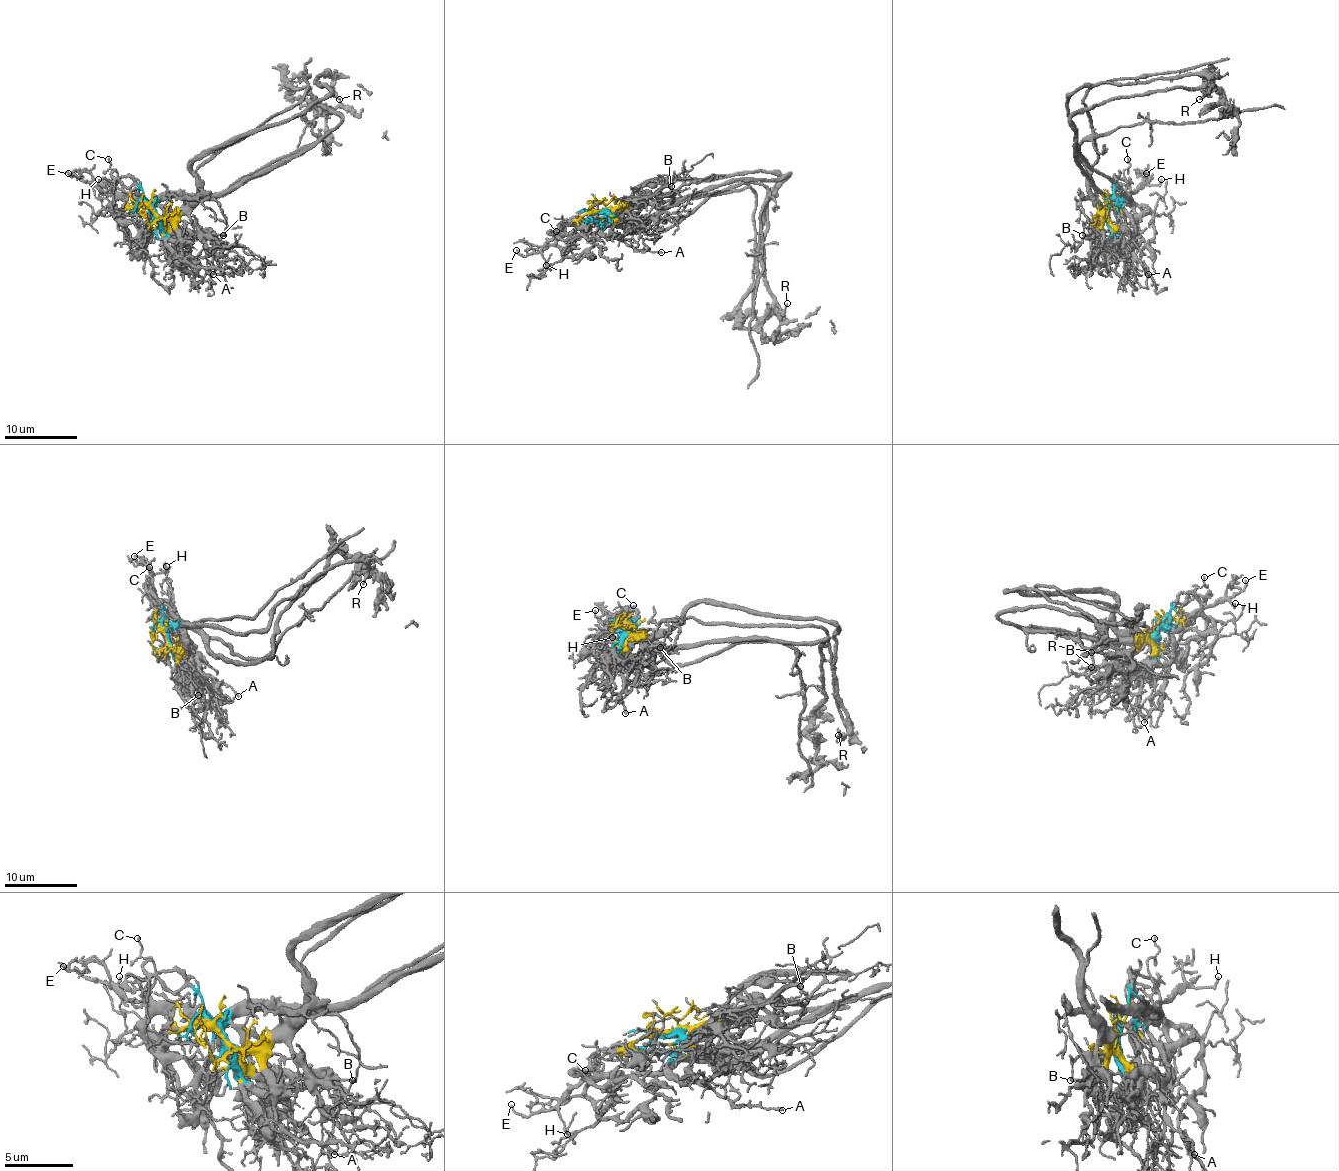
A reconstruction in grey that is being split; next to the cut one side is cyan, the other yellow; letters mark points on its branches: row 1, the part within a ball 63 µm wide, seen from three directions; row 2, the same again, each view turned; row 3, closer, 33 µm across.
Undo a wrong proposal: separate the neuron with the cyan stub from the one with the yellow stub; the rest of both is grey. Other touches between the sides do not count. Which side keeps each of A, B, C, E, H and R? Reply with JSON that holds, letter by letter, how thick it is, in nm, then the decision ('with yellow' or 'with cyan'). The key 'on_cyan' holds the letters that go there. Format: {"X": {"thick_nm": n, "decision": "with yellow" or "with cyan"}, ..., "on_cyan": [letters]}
{"A": {"thick_nm": 140, "decision": "with cyan"}, "B": {"thick_nm": 140, "decision": "with yellow"}, "C": {"thick_nm": 110, "decision": "with cyan"}, "E": {"thick_nm": 120, "decision": "with cyan"}, "H": {"thick_nm": 170, "decision": "with cyan"}, "R": {"thick_nm": 140, "decision": "with yellow"}, "on_cyan": ["A", "C", "E", "H"]}

